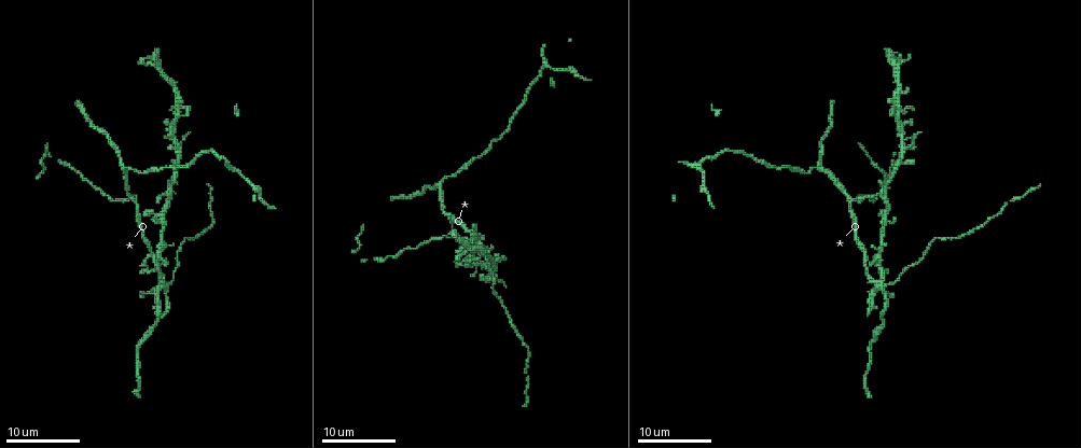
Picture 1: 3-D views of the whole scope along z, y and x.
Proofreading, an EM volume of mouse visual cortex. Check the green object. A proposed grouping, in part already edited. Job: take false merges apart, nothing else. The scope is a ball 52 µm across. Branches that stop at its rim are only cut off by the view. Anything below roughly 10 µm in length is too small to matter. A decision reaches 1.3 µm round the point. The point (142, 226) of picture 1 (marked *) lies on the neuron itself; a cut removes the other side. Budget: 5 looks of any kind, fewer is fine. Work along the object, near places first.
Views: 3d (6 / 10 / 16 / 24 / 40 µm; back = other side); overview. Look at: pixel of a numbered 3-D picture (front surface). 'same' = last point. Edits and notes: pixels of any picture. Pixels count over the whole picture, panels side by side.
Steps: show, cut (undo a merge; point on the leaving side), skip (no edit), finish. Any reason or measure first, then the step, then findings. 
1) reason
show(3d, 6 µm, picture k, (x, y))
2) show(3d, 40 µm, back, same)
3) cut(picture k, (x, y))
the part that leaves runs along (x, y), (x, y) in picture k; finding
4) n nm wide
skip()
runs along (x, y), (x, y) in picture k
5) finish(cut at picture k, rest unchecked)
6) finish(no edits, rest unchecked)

a fork
show(3d, 16 µm, picture 1, (853, 200))

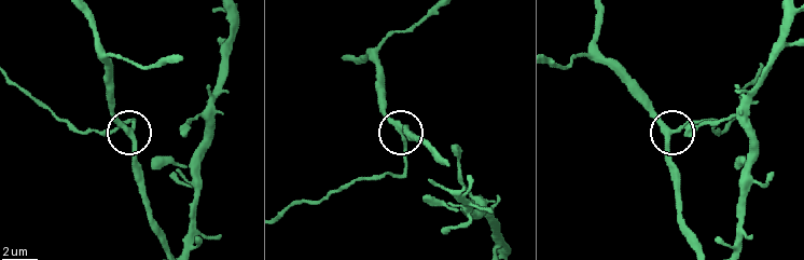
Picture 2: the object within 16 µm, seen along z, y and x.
3 arms
skip()
all the same neuron

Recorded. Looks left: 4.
small branch off a trunk
show(3d, 10 µm, picture 1, (880, 284))

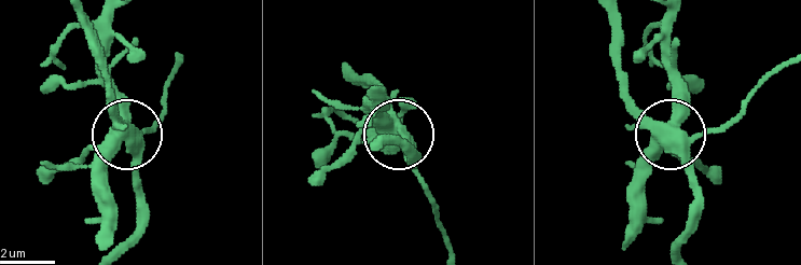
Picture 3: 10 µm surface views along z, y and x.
closer look
show(3d, 6 µm, picture 3, (132, 128))

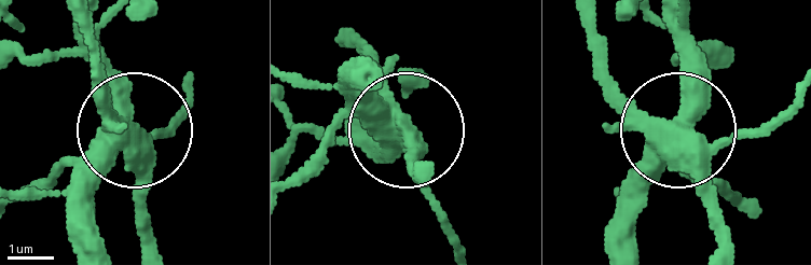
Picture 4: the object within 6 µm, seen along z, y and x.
450 nm wide
skip()
runs along (591, 23), (614, 80), (660, 119), (718, 138), (772, 130) in picture 4; one neuron here

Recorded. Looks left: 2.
show(3d, 10 µm, picture 1, (389, 256))

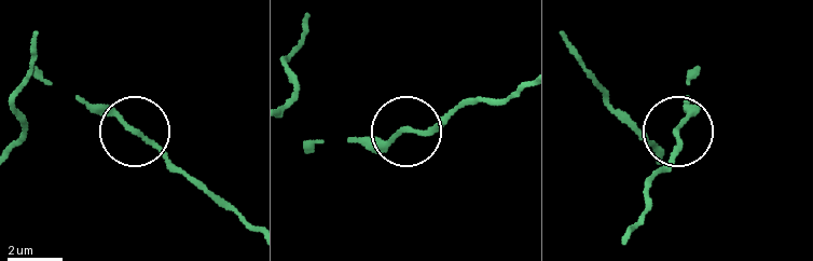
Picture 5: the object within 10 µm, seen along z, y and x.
160 nm wide
skip()
runs along (524, 83), (503, 99), (462, 104), (433, 124), (353, 143) in picture 5; continuous, no second neuron

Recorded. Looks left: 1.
finish(no edits, rest unchecked)

